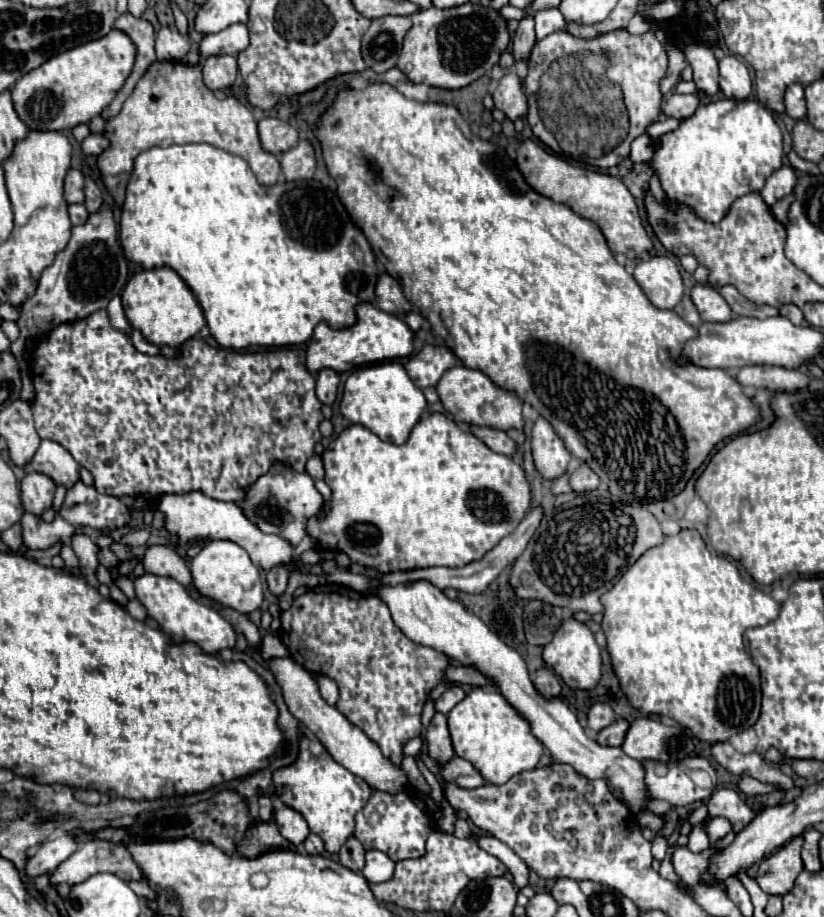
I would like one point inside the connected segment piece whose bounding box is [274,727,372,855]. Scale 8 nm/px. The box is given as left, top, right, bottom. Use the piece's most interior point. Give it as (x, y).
(328, 796)

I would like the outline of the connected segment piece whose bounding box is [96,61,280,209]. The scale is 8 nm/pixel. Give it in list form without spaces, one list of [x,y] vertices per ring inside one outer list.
[[[154,61],[138,81],[134,93],[124,101],[122,111],[106,119],[104,137],[110,141],[110,145],[98,155],[96,163],[118,209],[124,205],[124,191],[136,155],[150,147],[168,147],[174,143],[210,143],[242,157],[262,185],[274,185],[280,175],[278,159],[266,151],[262,155],[252,111],[236,97],[220,101],[210,89],[206,89],[202,83],[202,63],[188,65],[180,61]]]

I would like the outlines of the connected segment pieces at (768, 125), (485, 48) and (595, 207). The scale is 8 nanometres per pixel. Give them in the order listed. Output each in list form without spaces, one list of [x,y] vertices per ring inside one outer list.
[[[718,99],[700,105],[678,129],[662,135],[650,167],[670,201],[690,207],[702,221],[718,223],[734,199],[764,187],[768,175],[782,165],[782,155],[780,127],[764,105]]]
[[[464,3],[450,9],[422,9],[412,15],[412,29],[404,37],[398,69],[412,81],[442,89],[460,89],[482,77],[510,43],[506,19],[500,11]]]
[[[524,141],[520,145],[516,163],[534,191],[538,191],[540,195],[544,195],[552,201],[570,205],[578,215],[594,221],[600,227],[600,231],[604,233],[612,253],[622,253],[628,259],[640,259],[642,253],[652,251],[654,245],[650,243],[650,237],[640,221],[636,199],[632,197],[628,187],[618,177],[612,177],[612,175],[600,173],[600,171],[592,171],[592,169],[574,167],[574,165],[562,161],[560,157],[554,157],[552,153],[548,153],[542,145],[538,145],[534,141]]]

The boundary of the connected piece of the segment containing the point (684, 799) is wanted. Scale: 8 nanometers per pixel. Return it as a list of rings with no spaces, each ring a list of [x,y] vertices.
[[[688,757],[680,763],[646,761],[646,785],[650,785],[650,797],[664,799],[672,805],[692,805],[712,795],[712,789],[698,789],[686,769],[702,769],[716,777],[714,767],[704,757]]]

